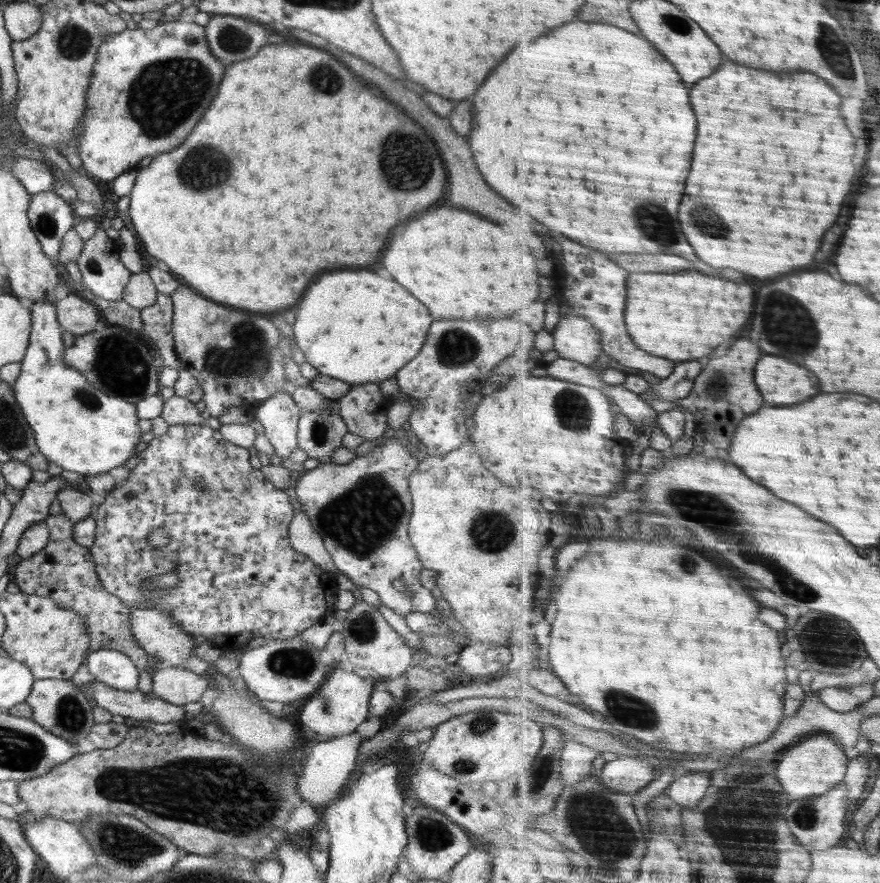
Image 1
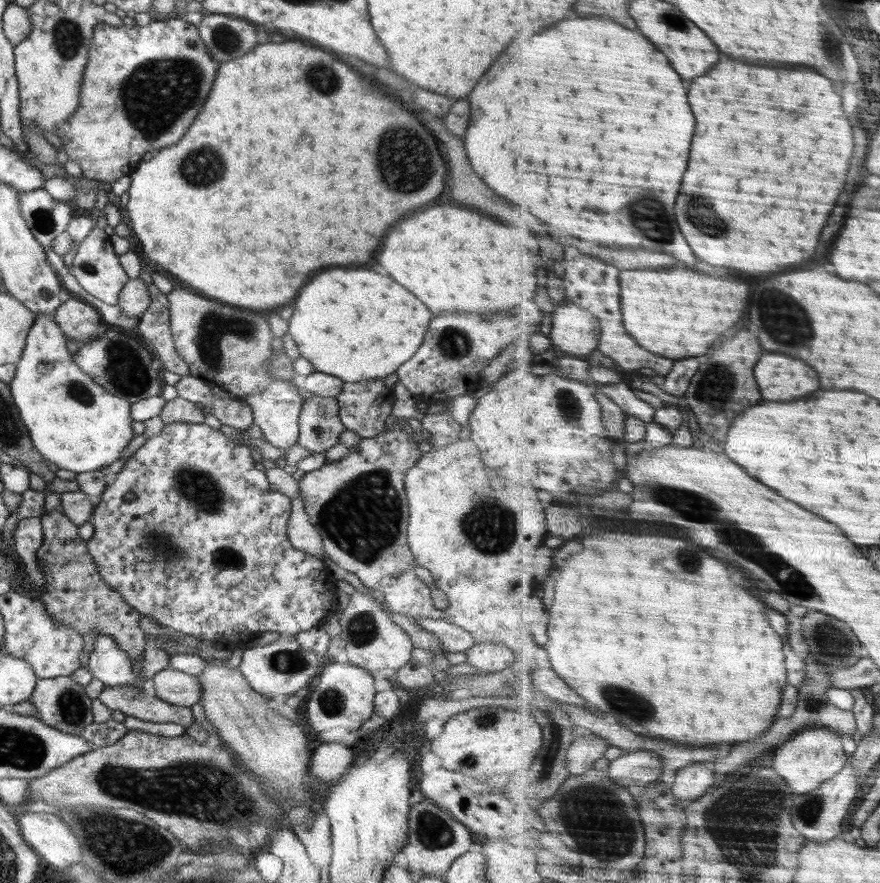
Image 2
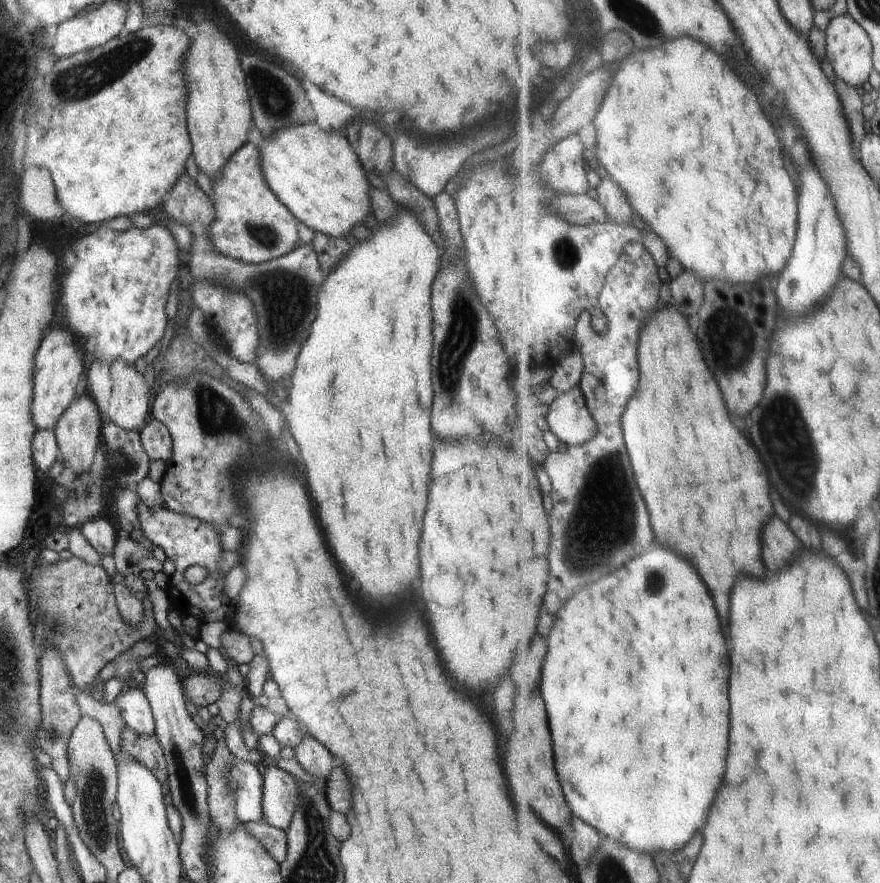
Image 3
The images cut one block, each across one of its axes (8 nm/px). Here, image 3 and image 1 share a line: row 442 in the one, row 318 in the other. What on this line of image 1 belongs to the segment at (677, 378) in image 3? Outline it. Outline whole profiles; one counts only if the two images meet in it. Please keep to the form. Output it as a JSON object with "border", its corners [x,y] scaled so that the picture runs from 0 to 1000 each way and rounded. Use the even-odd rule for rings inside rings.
{"border":[[[798,308],[770,310],[718,310],[715,315],[713,369],[722,387],[736,399],[745,399],[770,411],[795,408],[816,392],[834,385],[857,358],[859,328],[827,315],[802,313]]]}

